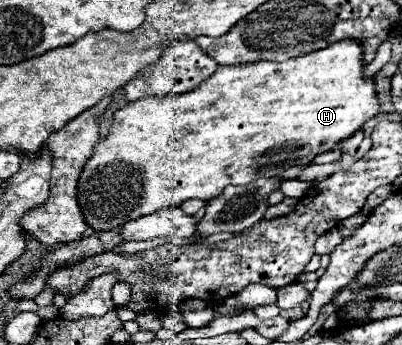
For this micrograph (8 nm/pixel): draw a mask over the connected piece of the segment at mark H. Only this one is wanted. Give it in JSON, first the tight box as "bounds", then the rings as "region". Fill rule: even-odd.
{"bounds":[78,38,380,230],"region":[[[344,38],[344,40],[334,42],[322,50],[314,50],[306,56],[290,58],[284,62],[260,60],[260,62],[252,62],[252,64],[218,66],[218,70],[208,80],[204,80],[204,84],[194,88],[192,92],[148,96],[148,98],[130,102],[128,106],[116,110],[108,136],[96,144],[92,158],[86,162],[86,166],[80,174],[80,180],[78,180],[78,200],[80,200],[80,206],[82,206],[82,212],[84,212],[88,226],[94,230],[116,230],[120,224],[124,224],[132,218],[152,214],[152,212],[166,208],[166,206],[180,206],[184,200],[190,200],[190,198],[198,198],[198,200],[206,202],[210,198],[220,196],[228,184],[248,184],[260,176],[278,176],[286,168],[306,166],[318,154],[334,150],[344,140],[348,140],[356,130],[360,130],[370,118],[374,118],[380,110],[380,102],[378,102],[378,94],[376,94],[376,82],[372,78],[364,76],[364,60],[362,58],[364,58],[364,48],[362,48],[360,40]]]}

